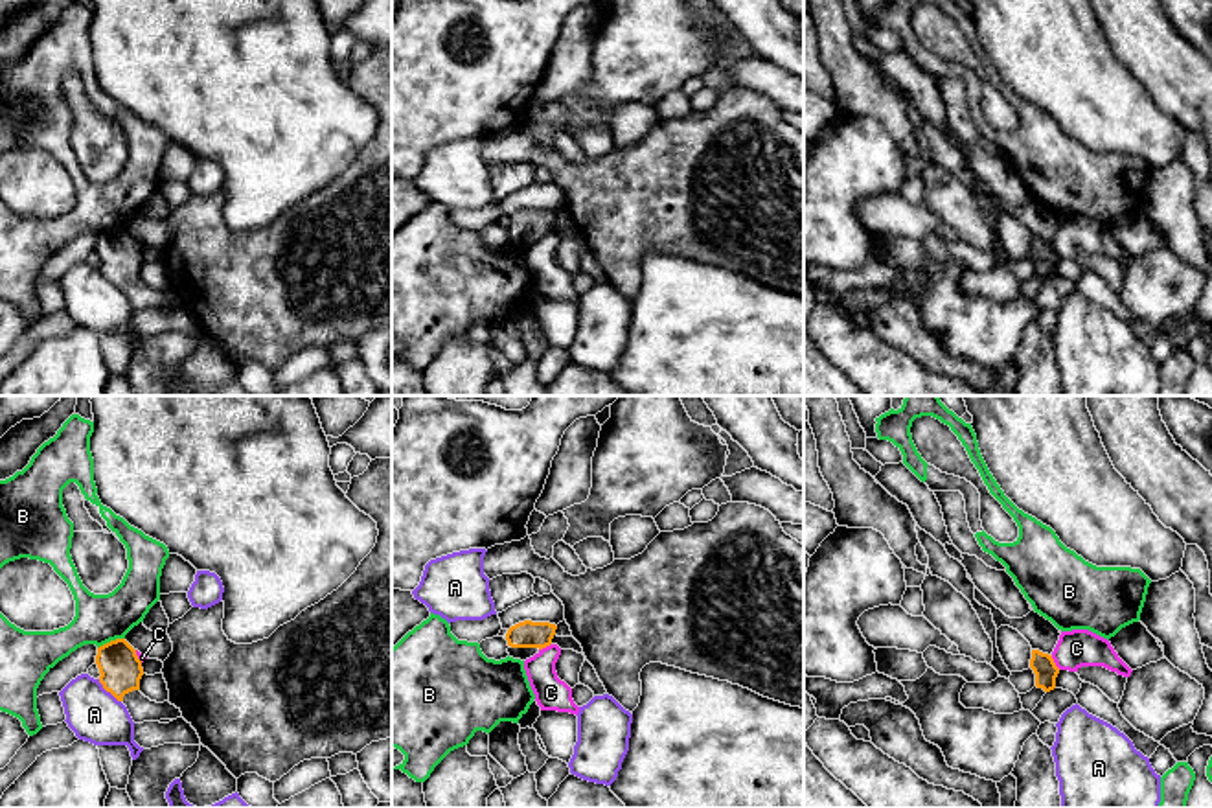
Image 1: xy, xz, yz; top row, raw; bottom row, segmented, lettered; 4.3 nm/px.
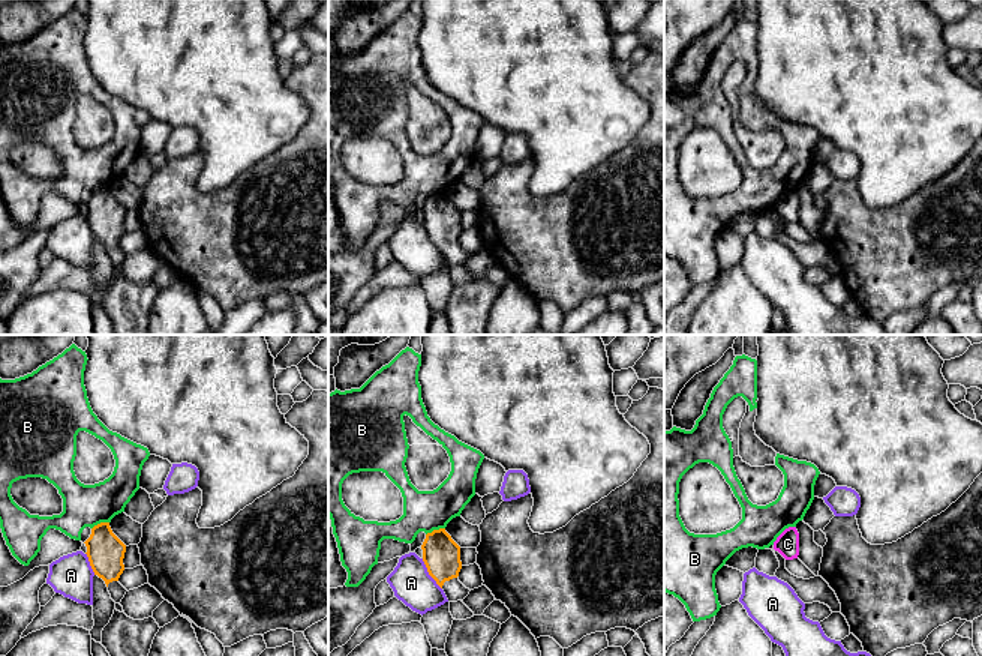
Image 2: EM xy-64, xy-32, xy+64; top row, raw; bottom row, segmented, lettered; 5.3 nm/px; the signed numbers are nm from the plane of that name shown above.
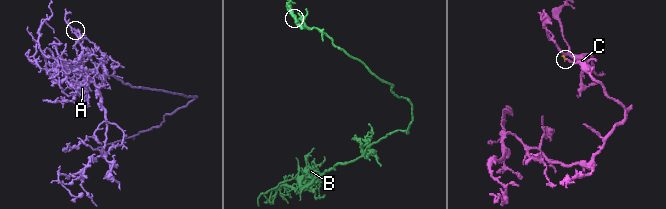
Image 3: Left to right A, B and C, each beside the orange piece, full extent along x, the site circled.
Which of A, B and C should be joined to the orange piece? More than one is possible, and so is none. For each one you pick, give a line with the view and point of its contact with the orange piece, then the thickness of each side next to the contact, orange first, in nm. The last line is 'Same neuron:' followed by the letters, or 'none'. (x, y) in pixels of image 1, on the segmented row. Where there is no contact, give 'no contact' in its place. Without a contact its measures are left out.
Same neuron: none

